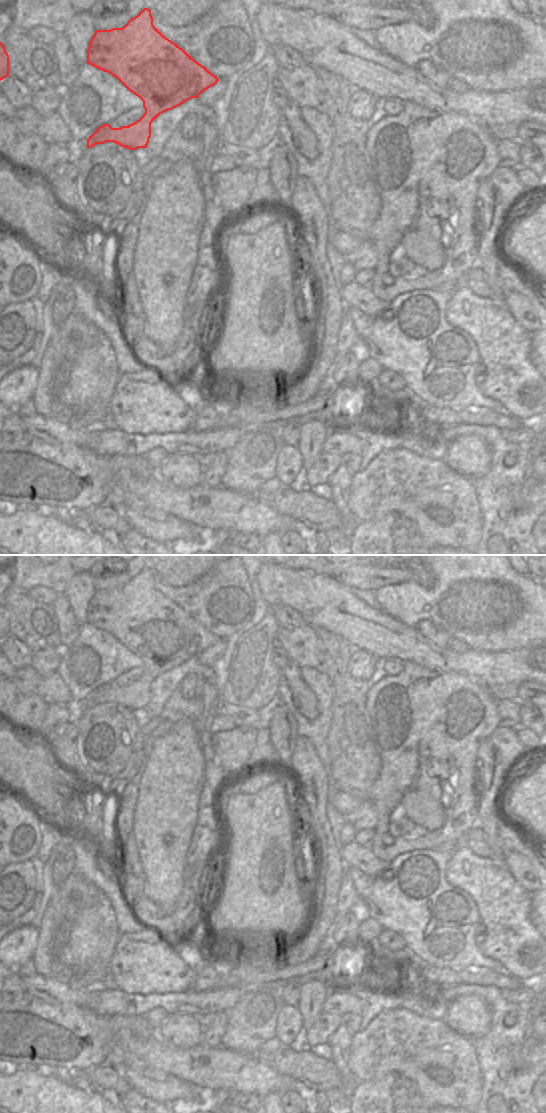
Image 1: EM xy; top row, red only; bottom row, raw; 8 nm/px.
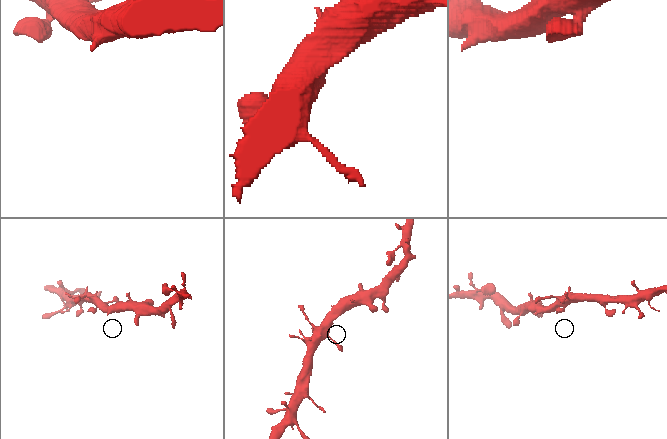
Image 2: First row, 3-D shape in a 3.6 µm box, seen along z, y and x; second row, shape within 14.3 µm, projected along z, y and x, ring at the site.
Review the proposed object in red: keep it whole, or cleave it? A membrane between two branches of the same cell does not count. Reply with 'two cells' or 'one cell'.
one cell

